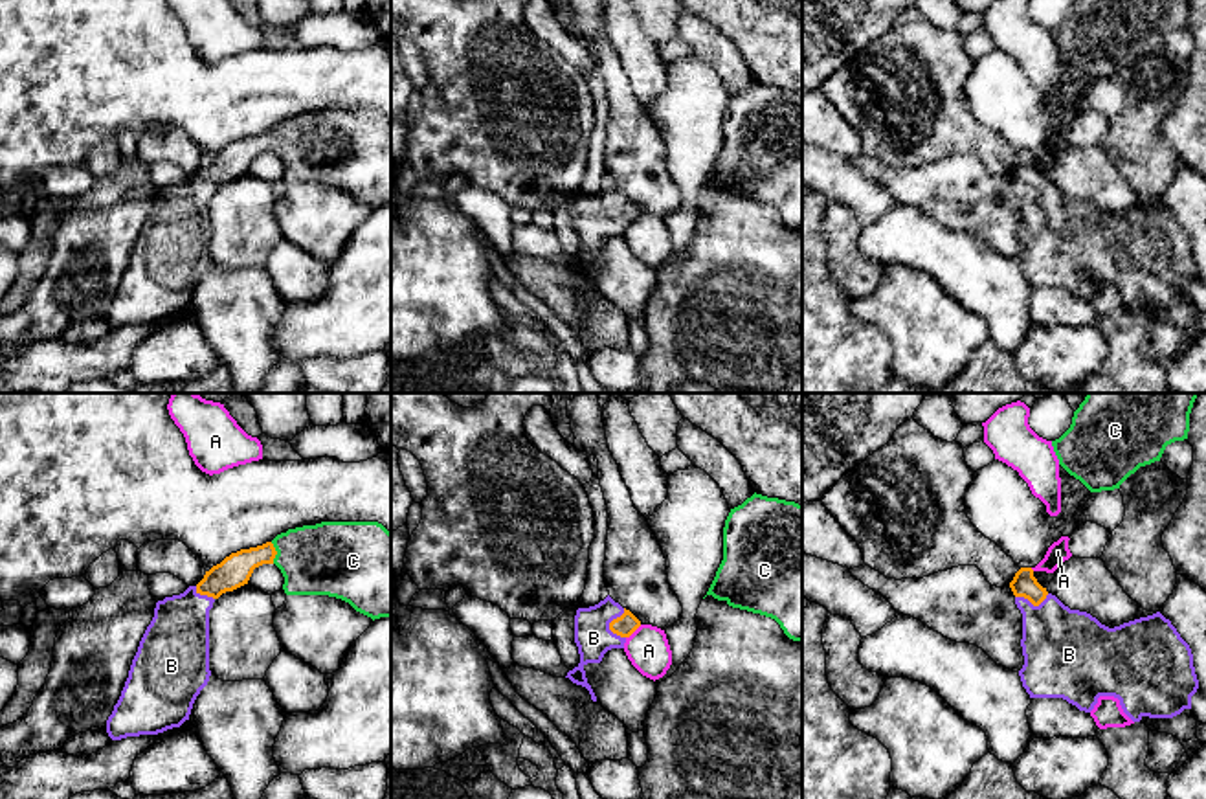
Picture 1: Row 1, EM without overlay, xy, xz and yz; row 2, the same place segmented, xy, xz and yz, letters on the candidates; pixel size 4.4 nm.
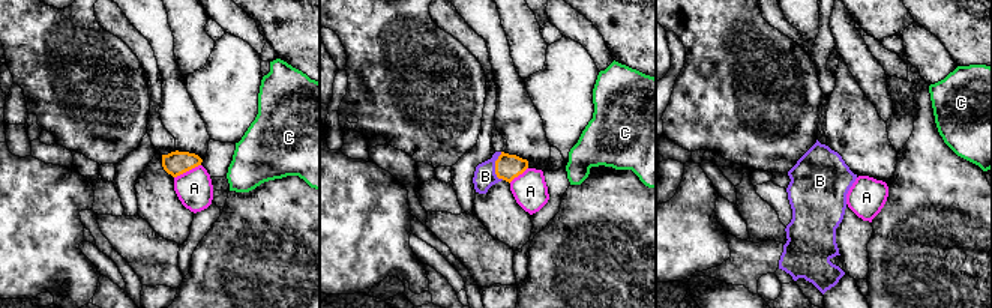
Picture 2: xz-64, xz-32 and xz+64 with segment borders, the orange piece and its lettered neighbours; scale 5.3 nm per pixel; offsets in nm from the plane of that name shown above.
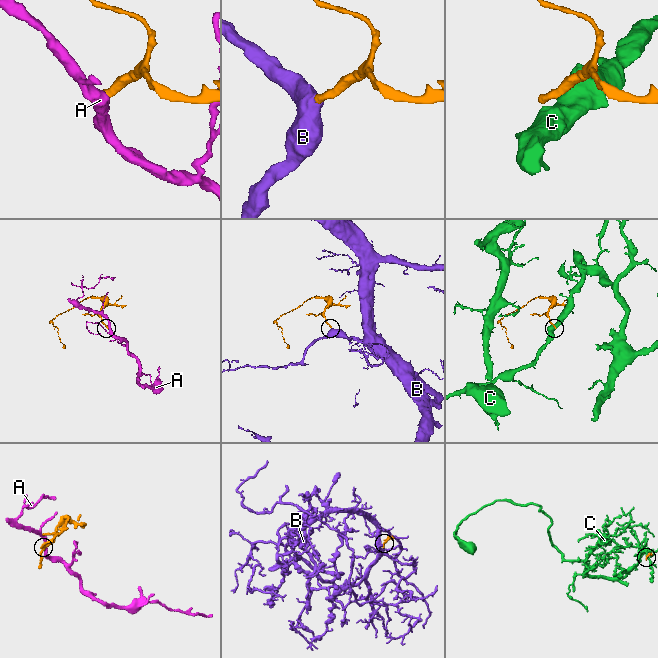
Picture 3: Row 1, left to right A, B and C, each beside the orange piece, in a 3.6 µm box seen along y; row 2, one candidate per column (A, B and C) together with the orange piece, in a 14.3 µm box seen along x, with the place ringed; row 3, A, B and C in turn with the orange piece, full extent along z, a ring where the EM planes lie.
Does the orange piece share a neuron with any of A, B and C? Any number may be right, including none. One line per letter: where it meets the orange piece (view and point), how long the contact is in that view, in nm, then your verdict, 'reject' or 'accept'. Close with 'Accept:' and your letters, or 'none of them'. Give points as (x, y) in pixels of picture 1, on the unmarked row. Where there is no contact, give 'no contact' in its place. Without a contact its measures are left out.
A: xz (634, 219) | 90 nm | reject
B: xz (610, 212) | 140 nm | accept
C: xy (276, 142) | 100 nm | reject
Accept: B

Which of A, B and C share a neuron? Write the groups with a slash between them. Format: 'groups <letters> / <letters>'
groups A / B / C

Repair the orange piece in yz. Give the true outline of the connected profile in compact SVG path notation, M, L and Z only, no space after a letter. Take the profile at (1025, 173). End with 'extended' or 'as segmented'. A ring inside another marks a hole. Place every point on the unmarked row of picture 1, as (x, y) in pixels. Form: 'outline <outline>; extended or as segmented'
outline M1021 156L1010 176L1022 202L1021 235L1024 253L1019 264L1030 287L1063 287L1079 299L1090 301L1100 285L1114 285L1133 310L1140 310L1144 305L1173 307L1184 298L1191 298L1191 285L1199 277L1193 242L1171 209L1160 200L1109 217L1090 202L1070 198L1055 184L1048 182L1033 165L1032 156Z; extended

